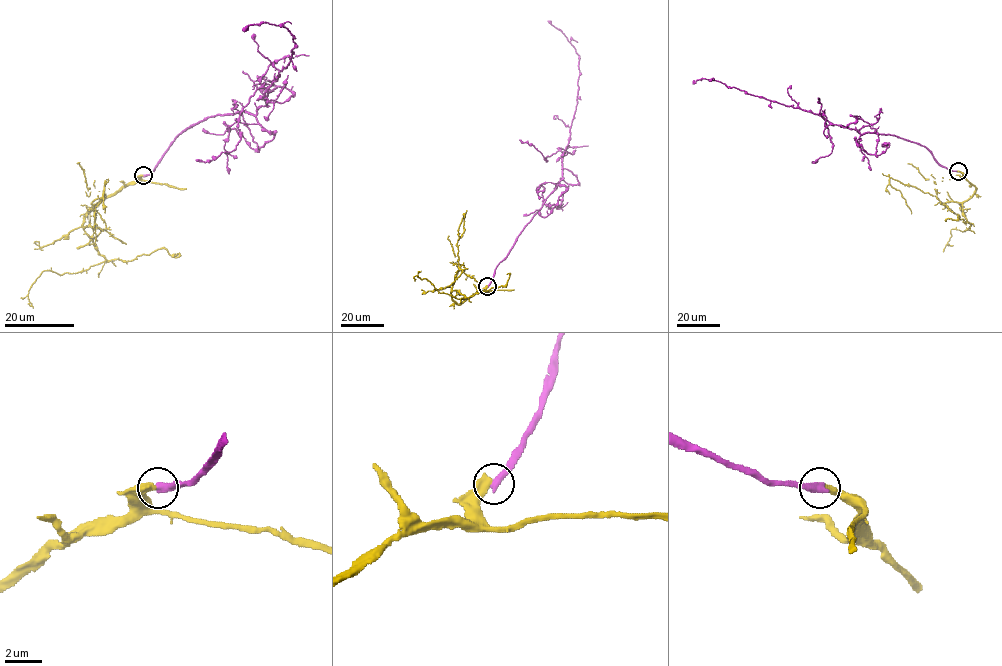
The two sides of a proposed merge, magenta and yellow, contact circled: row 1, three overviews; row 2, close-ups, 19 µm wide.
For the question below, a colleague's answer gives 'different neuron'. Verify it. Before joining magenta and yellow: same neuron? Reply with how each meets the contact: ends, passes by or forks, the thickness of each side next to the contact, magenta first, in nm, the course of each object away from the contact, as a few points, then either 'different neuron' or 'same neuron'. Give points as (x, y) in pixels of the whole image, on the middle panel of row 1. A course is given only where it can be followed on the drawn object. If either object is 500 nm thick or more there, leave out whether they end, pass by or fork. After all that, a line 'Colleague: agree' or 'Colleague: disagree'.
magenta ends | yellow ends | 400/480 nm | magenta via (487, 286), (496, 266), (562, 178), (561, 155), (568, 143), (577, 104), (579, 55), (564, 34), (547, 20) | yellow via (487, 286), (458, 304), (452, 299), (452, 286), (458, 269), (456, 243), (464, 230), (463, 217), (458, 239) | different neuron
Colleague: agree

